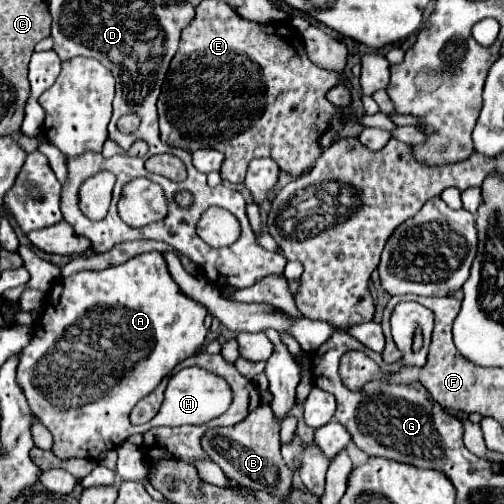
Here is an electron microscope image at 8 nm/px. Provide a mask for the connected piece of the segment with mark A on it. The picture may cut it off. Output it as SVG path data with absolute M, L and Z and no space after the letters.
M141 253L121 265L107 267L103 271L81 271L81 273L73 273L69 277L61 277L45 297L45 309L43 309L39 321L35 321L35 325L33 325L33 337L31 337L29 345L21 351L21 367L17 367L17 379L21 379L21 389L25 391L25 397L29 399L31 411L53 435L53 453L61 459L71 459L71 457L97 459L97 455L101 451L115 449L123 441L127 441L127 437L131 437L135 433L143 433L147 427L131 425L131 421L129 421L131 409L135 407L135 403L139 399L143 399L147 393L151 393L161 383L161 379L171 373L171 369L177 363L181 363L187 357L193 357L199 349L205 347L205 335L207 335L207 329L203 325L205 315L207 315L205 305L201 305L199 301L181 293L181 289L170 276L167 263L161 253Z

